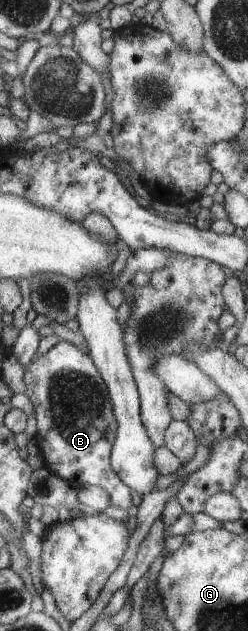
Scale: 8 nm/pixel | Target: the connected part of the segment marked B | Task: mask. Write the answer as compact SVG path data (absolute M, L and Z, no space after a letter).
M61 340L47 353L32 359L24 368L25 395L33 406L36 421L34 440L46 461L45 467L68 481L73 488L84 485L101 487L107 492L111 506L127 509L131 505L130 491L116 475L110 464L110 452L116 436L116 419L103 378L99 375L93 360L71 343Z

